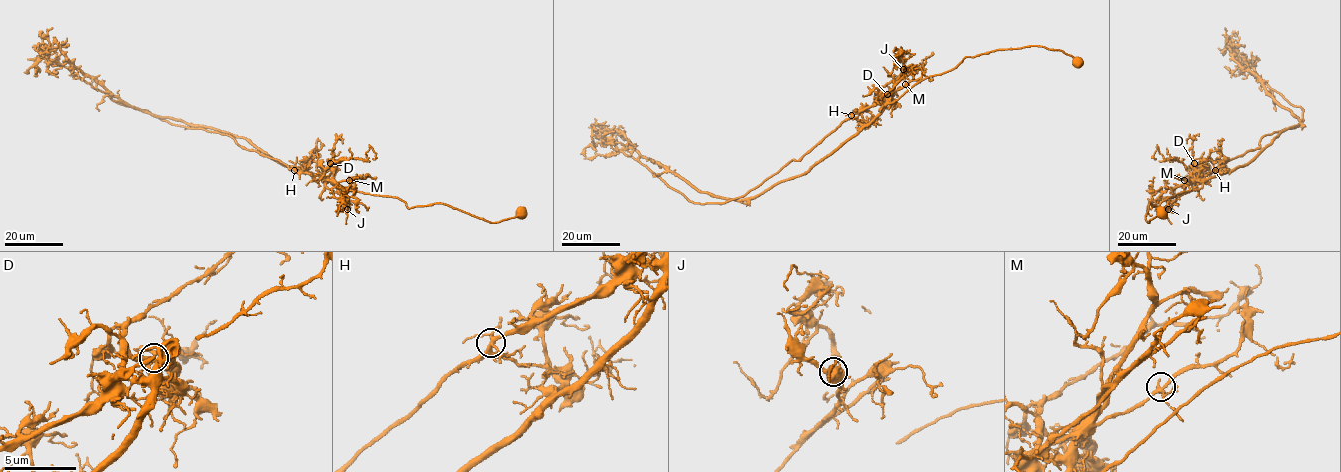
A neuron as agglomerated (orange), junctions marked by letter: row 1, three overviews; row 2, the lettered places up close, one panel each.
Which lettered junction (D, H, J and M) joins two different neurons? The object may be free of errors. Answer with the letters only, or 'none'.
D

